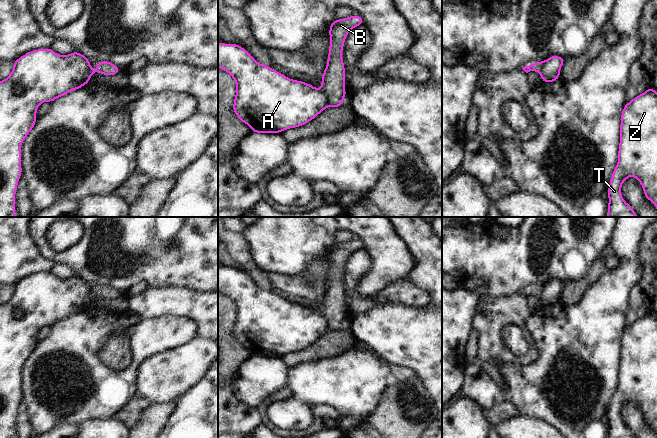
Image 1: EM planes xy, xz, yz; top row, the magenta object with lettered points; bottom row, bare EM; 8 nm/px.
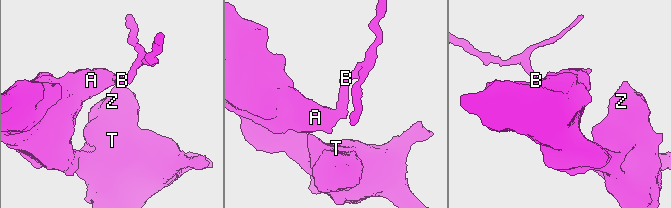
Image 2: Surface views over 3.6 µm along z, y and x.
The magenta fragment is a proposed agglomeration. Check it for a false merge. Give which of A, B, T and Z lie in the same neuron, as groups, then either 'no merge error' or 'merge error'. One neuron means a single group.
A T Z / B; merge error

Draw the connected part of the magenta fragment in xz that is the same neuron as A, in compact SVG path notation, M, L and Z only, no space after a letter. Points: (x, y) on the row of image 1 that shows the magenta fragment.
M218 43L218 67L229 73L236 82L233 112L254 133L281 133L305 125L325 110L329 104L322 89L303 81L294 81L272 67L258 63L239 44Z

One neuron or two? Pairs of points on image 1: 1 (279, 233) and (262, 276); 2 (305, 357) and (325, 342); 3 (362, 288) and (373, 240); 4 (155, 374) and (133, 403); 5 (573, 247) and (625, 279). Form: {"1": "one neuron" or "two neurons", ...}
{"1": "two neurons", "2": "one neuron", "3": "one neuron", "4": "two neurons", "5": "two neurons"}

